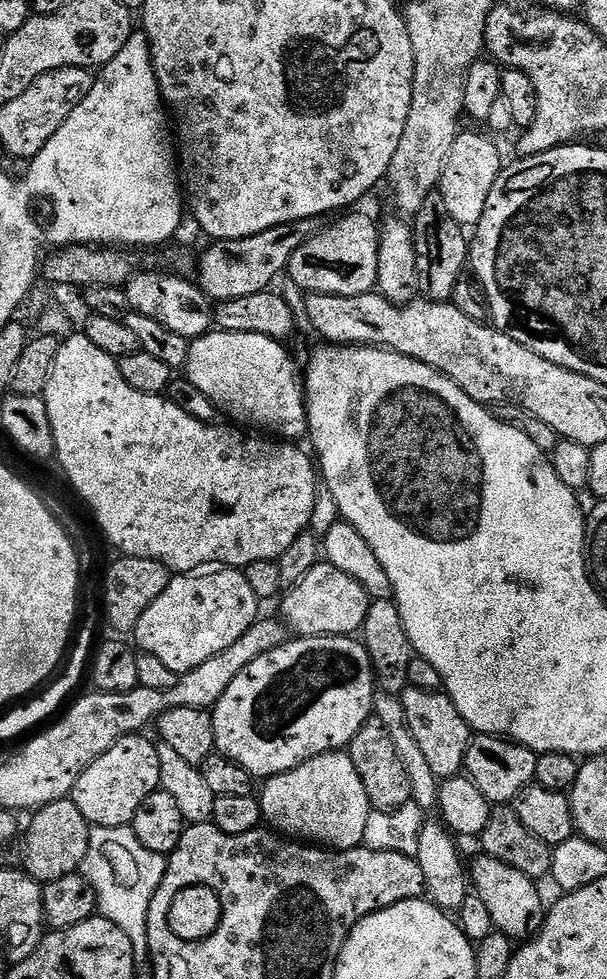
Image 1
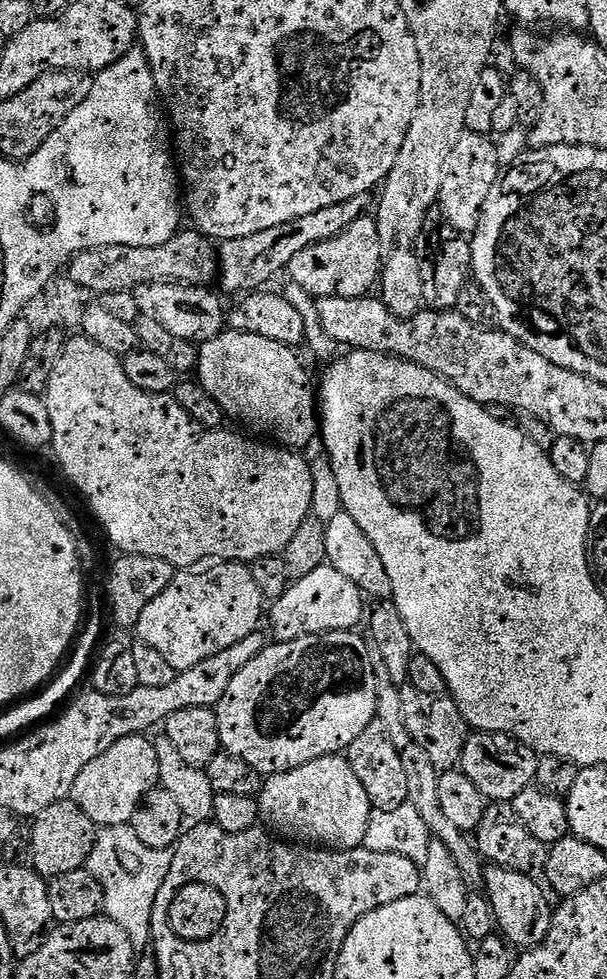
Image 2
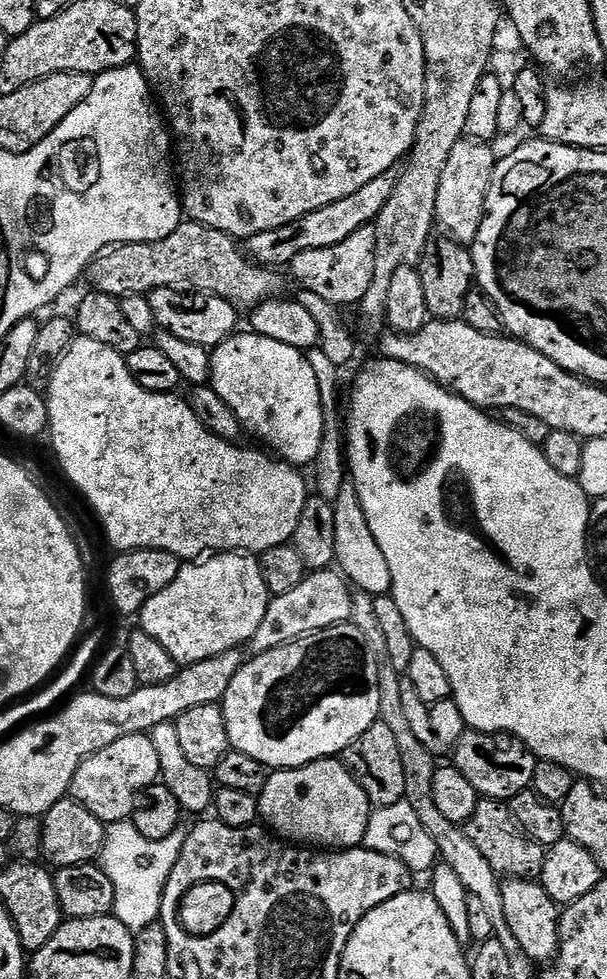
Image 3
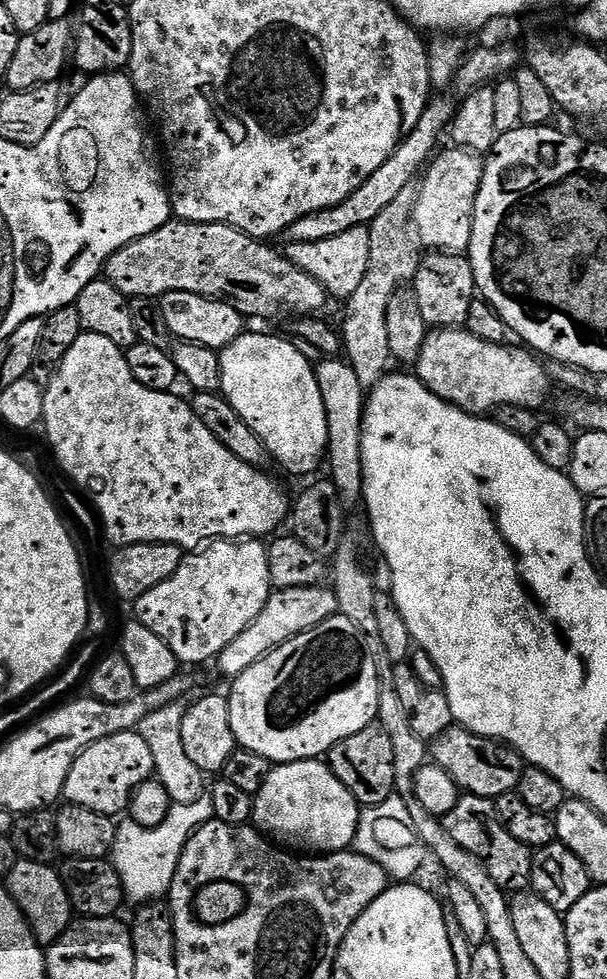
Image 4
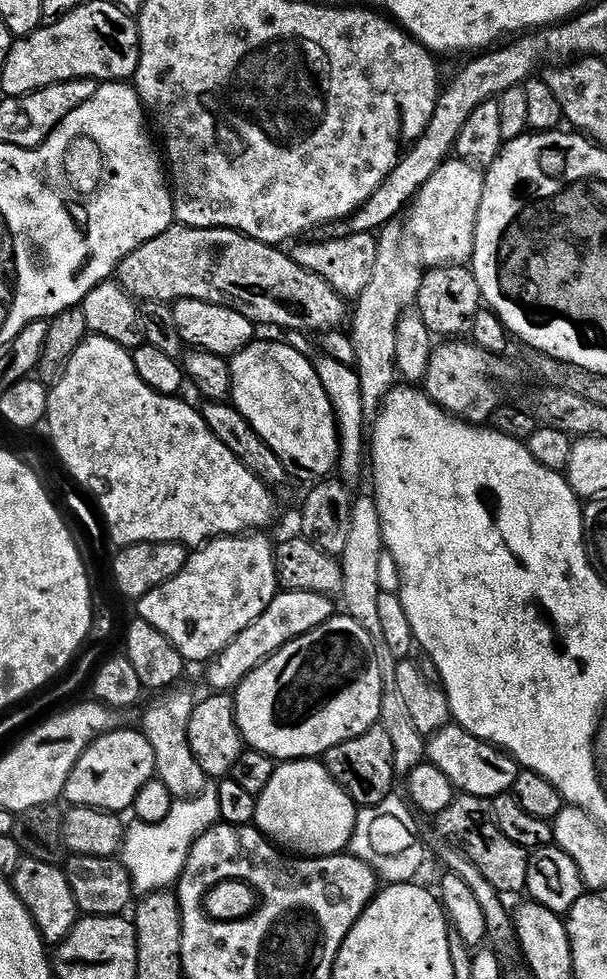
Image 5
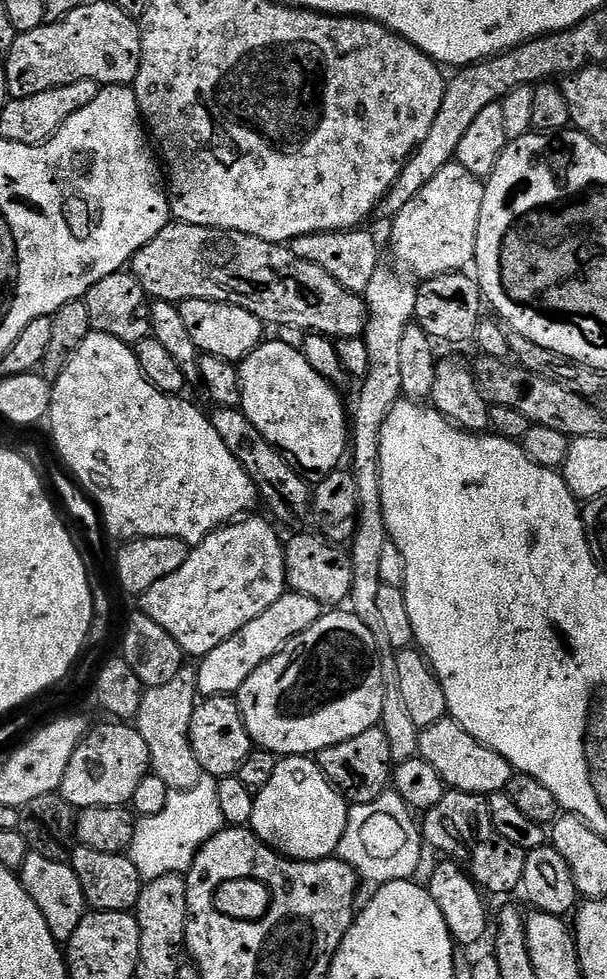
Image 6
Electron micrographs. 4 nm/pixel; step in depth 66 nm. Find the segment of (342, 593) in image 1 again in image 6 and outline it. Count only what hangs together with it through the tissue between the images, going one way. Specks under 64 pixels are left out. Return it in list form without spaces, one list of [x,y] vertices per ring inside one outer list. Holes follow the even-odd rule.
[[[291,590],[285,591],[284,596],[274,602],[274,606],[266,606],[266,610],[262,610],[258,618],[250,618],[250,622],[246,622],[238,634],[226,638],[222,646],[214,646],[210,654],[203,656],[196,668],[197,693],[204,698],[239,693],[246,678],[250,678],[258,666],[274,658],[274,654],[278,654],[295,636],[310,630],[310,626],[314,626],[314,622],[318,622],[325,611],[325,605],[319,604],[314,598],[306,598],[306,594]]]

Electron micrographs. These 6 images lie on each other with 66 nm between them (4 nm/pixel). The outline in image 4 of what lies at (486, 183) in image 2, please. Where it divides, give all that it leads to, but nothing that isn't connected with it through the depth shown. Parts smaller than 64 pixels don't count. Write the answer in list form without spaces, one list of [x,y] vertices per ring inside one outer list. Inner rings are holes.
[[[448,146],[448,149],[442,152],[429,165],[424,176],[424,186],[419,187],[414,224],[421,241],[429,249],[464,254],[470,246],[474,206],[484,174],[485,161],[467,148]]]

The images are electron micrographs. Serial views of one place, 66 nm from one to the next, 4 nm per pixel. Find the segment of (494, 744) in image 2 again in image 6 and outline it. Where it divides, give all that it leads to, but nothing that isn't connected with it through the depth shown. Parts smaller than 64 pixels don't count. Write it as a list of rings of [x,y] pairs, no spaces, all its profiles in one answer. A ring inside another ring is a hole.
[[[438,718],[428,728],[419,729],[419,759],[430,762],[449,789],[457,792],[474,792],[487,797],[493,792],[503,792],[512,781],[514,769],[502,754],[490,750],[478,738],[471,736],[457,720]]]

